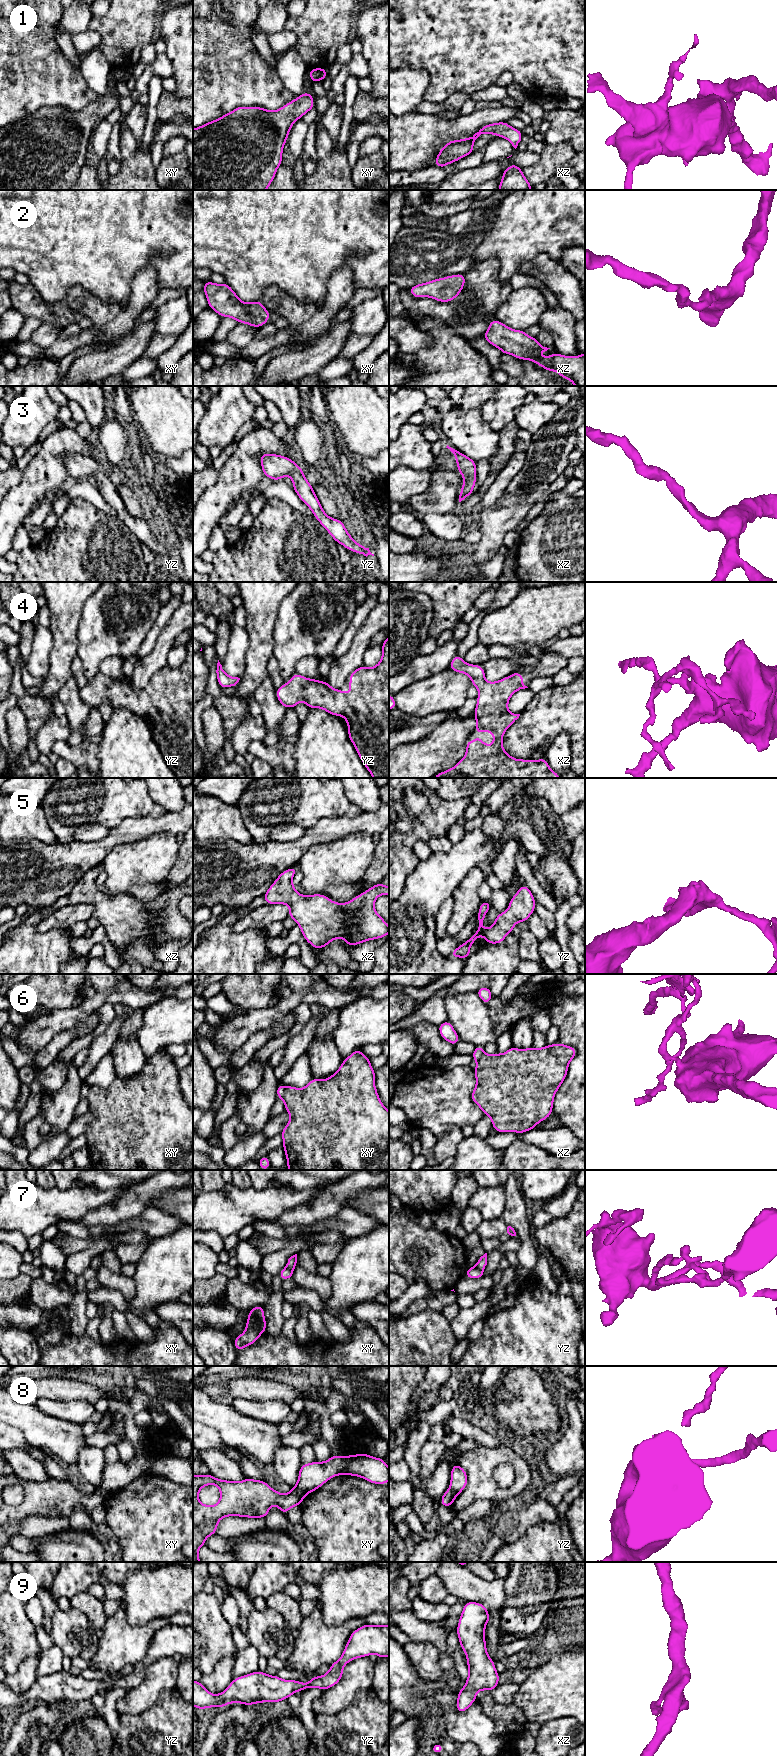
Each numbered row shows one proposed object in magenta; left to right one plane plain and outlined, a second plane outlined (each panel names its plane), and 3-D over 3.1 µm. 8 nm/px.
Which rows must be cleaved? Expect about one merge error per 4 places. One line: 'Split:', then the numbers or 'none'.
Split: 6, 7, 8

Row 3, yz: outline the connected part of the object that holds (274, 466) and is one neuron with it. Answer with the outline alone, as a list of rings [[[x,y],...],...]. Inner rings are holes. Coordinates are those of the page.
[[[270,453],[261,454],[260,463],[265,477],[274,481],[280,480],[284,476],[289,476],[292,479],[293,489],[298,497],[310,508],[314,517],[327,530],[336,543],[340,543],[347,550],[366,557],[368,555],[374,556],[369,548],[353,540],[341,520],[331,518],[323,511],[313,486],[305,478],[303,469],[297,463],[288,457]]]

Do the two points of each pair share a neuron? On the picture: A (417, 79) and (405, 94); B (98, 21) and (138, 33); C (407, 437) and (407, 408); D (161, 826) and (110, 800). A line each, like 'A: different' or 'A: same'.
A: same
B: same
C: different
D: different

